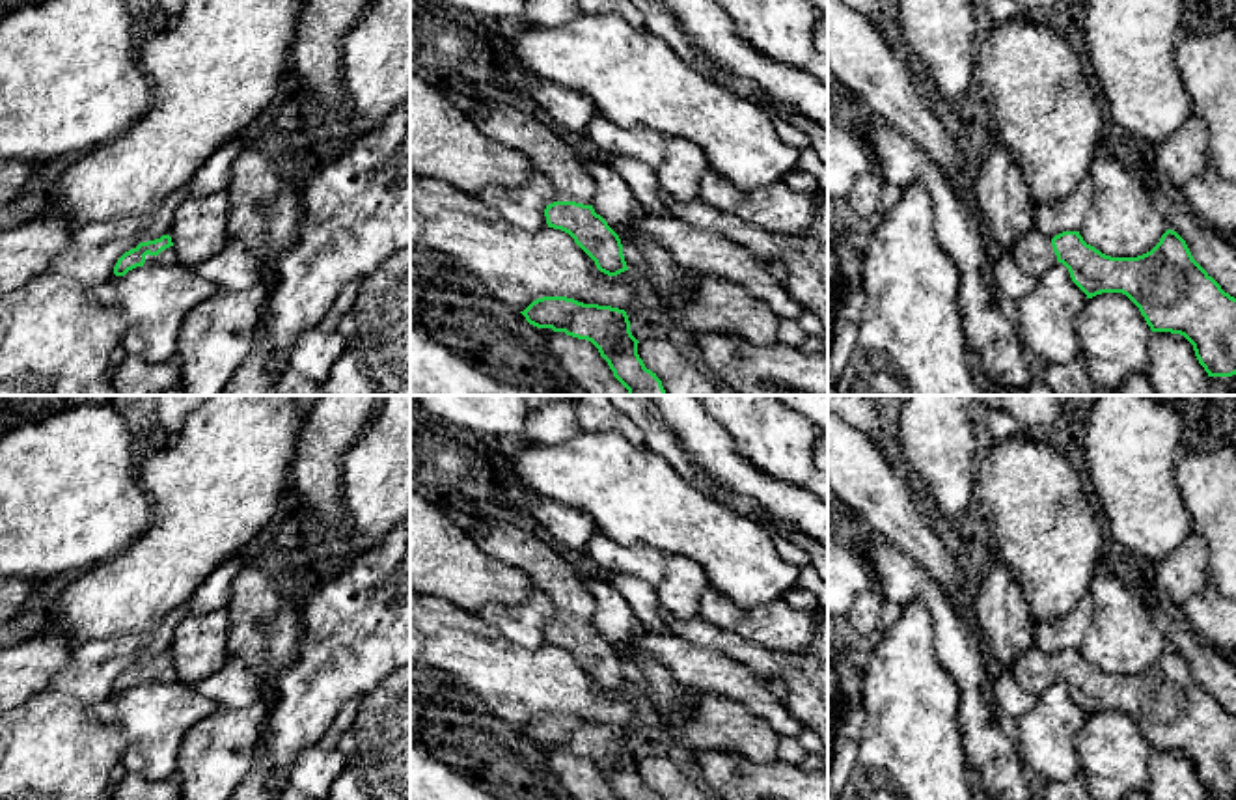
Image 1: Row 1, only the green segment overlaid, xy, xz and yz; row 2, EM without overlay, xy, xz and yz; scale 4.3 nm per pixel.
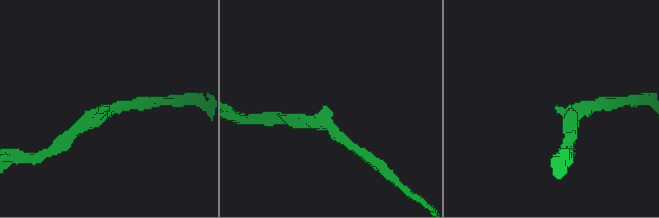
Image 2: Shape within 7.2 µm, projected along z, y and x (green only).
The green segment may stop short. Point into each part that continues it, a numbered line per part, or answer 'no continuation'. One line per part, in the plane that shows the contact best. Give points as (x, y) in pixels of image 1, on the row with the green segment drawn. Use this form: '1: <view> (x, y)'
1: xy (166, 256)

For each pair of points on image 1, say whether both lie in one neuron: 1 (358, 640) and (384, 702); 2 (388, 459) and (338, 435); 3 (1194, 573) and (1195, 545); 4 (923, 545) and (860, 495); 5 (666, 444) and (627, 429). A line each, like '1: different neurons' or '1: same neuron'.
1: different neurons
2: different neurons
3: same neuron
4: same neuron
5: different neurons

